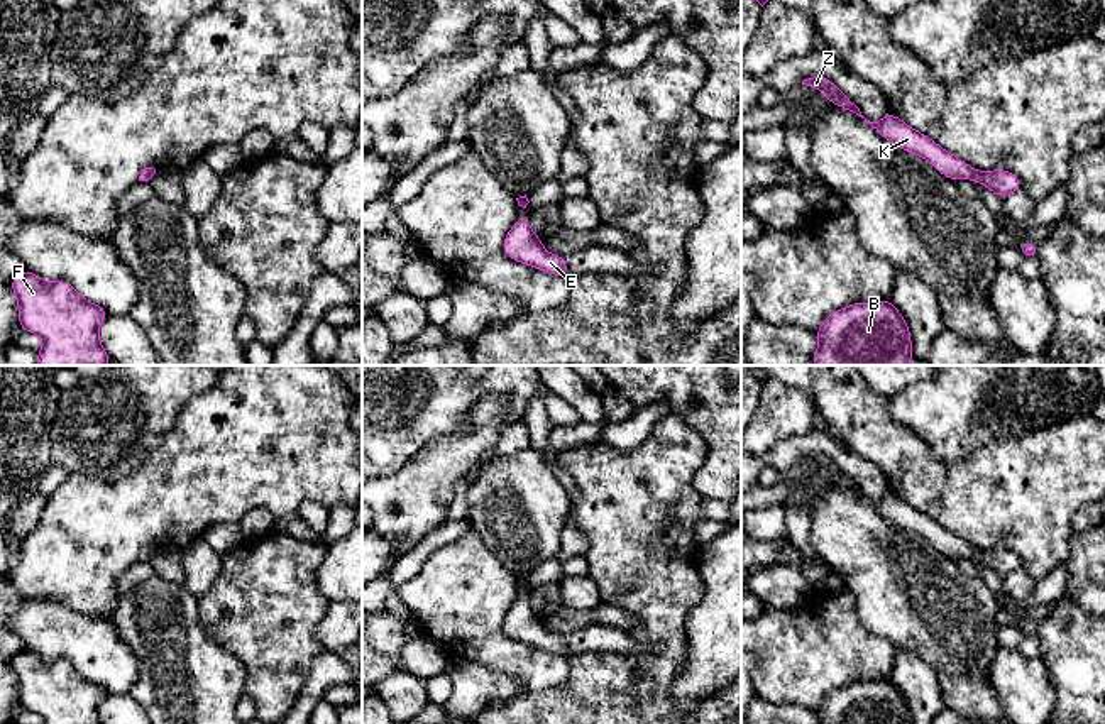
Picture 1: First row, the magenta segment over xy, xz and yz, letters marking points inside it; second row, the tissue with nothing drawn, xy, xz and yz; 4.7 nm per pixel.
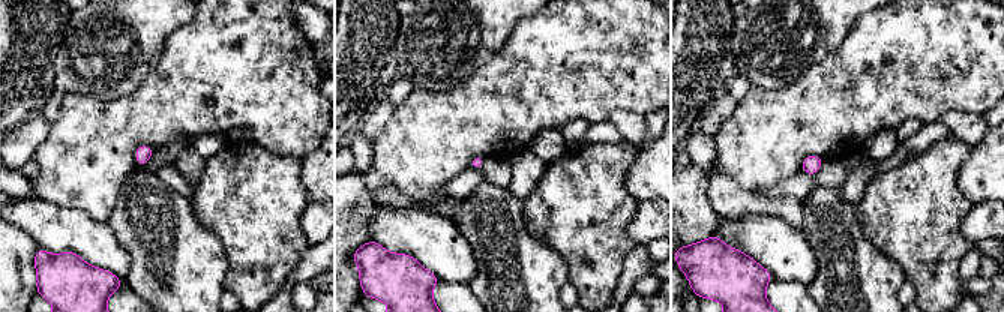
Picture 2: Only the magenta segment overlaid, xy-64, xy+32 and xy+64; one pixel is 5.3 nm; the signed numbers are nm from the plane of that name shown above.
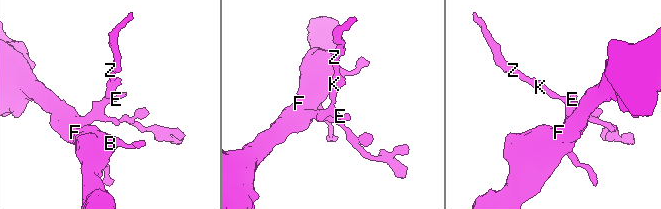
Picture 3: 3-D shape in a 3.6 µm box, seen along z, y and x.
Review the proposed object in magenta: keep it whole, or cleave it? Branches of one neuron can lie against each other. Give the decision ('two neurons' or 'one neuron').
one neuron

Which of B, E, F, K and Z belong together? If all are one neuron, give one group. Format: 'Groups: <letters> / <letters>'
Groups: B E F K Z

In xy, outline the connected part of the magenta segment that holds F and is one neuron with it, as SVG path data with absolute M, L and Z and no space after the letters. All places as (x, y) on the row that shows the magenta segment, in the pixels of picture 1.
M30 271L15 276L10 288L17 296L19 326L44 338L37 365L108 365L98 338L98 326L110 315L105 308L86 301L68 281L46 282Z

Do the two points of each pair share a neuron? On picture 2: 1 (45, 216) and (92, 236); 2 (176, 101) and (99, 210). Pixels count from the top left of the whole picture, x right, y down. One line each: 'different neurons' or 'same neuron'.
1: same neuron
2: same neuron

